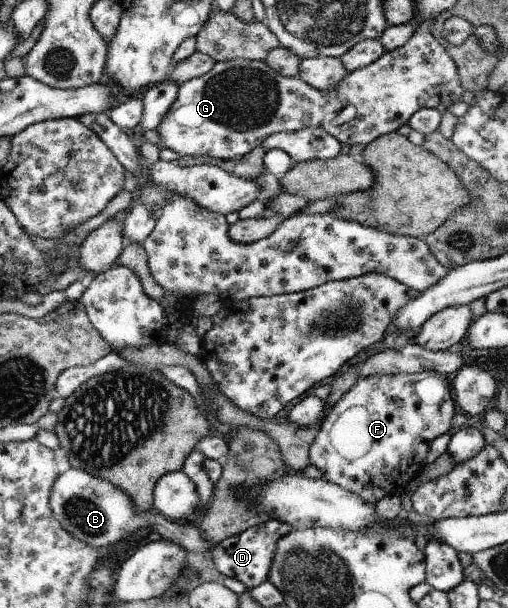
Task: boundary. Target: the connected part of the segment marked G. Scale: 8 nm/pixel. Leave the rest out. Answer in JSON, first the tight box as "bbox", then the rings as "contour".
{"bbox":[157,19,465,159],"contour":[[[434,19],[421,21],[405,45],[386,51],[375,63],[367,67],[349,72],[343,83],[339,83],[329,93],[309,87],[300,77],[279,75],[265,61],[238,59],[215,62],[213,69],[205,75],[178,85],[177,99],[169,107],[165,119],[161,119],[161,125],[157,127],[161,148],[170,149],[179,157],[209,155],[220,159],[239,159],[260,146],[269,135],[279,132],[293,133],[313,127],[322,127],[327,133],[335,136],[345,148],[352,145],[366,146],[383,134],[398,131],[419,109],[431,108],[437,109],[439,113],[446,112],[452,105],[461,102],[460,98],[465,89],[461,85],[458,67],[451,59],[450,53],[431,35],[433,21]]]}

